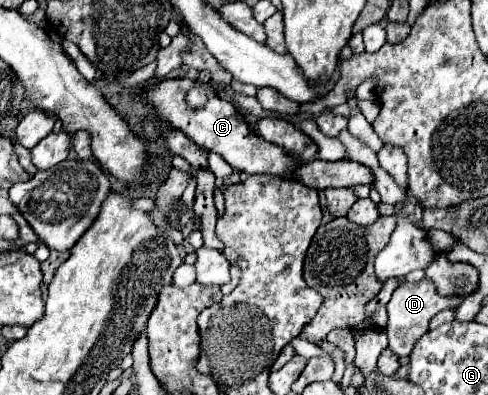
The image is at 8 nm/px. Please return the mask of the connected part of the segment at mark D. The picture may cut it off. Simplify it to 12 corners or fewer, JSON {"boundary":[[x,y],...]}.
{"boundary":[[431,280],[405,282],[387,304],[389,348],[409,356],[429,320],[457,308]]}

